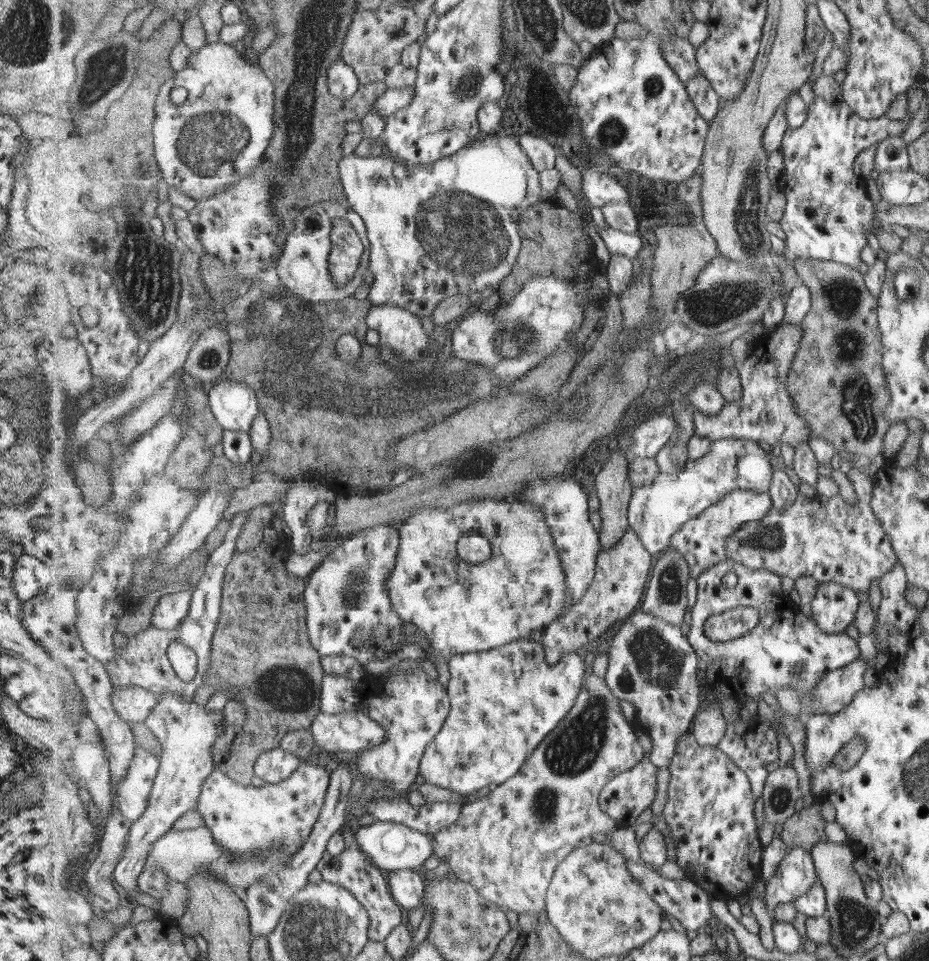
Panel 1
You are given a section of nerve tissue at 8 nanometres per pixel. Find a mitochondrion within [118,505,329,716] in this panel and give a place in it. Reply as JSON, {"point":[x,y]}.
{"point":[291,689]}

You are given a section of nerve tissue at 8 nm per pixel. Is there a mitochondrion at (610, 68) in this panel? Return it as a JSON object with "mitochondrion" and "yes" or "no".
{"mitochondrion":"no"}

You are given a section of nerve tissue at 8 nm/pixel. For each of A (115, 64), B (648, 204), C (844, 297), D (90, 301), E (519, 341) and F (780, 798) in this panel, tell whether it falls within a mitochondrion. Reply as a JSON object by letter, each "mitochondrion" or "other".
{"A":"mitochondrion","B":"other","C":"mitochondrion","D":"other","E":"mitochondrion","F":"mitochondrion"}

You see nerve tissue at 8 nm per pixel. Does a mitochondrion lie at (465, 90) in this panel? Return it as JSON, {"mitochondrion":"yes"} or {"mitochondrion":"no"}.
{"mitochondrion":"yes"}

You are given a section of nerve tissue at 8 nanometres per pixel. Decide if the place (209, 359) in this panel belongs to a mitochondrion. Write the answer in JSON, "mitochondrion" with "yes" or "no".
{"mitochondrion":"yes"}

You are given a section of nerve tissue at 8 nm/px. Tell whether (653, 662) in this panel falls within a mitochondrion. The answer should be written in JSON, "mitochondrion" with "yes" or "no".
{"mitochondrion":"yes"}

